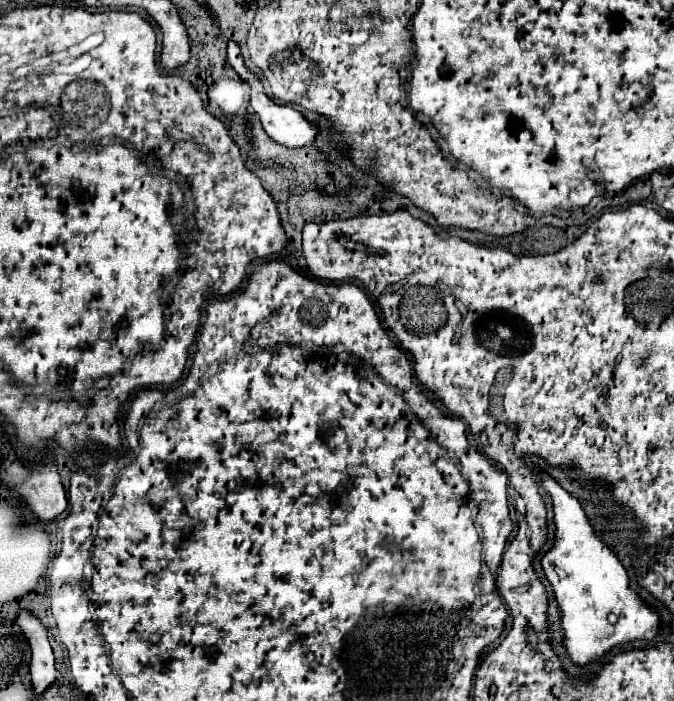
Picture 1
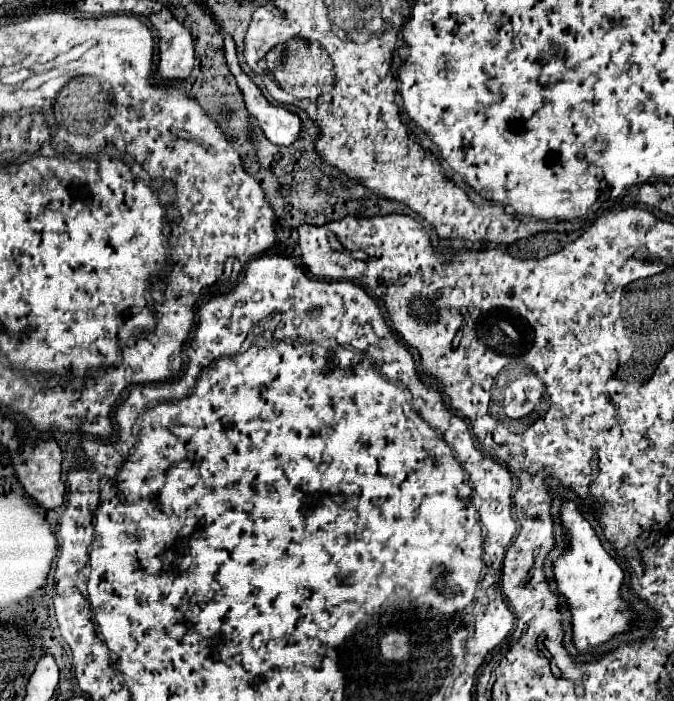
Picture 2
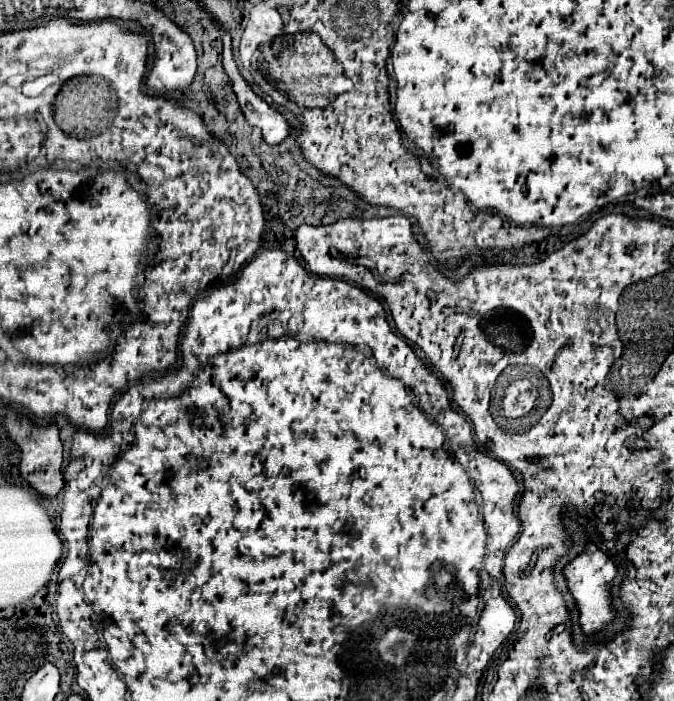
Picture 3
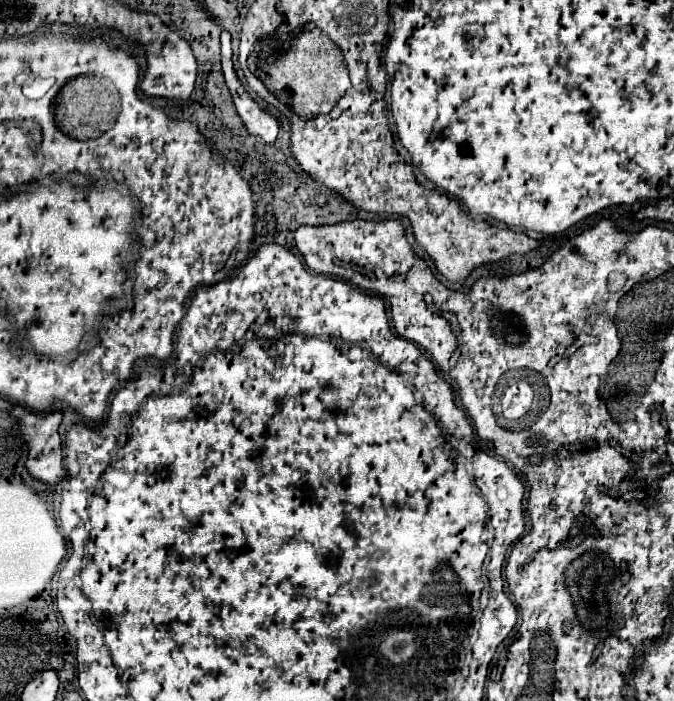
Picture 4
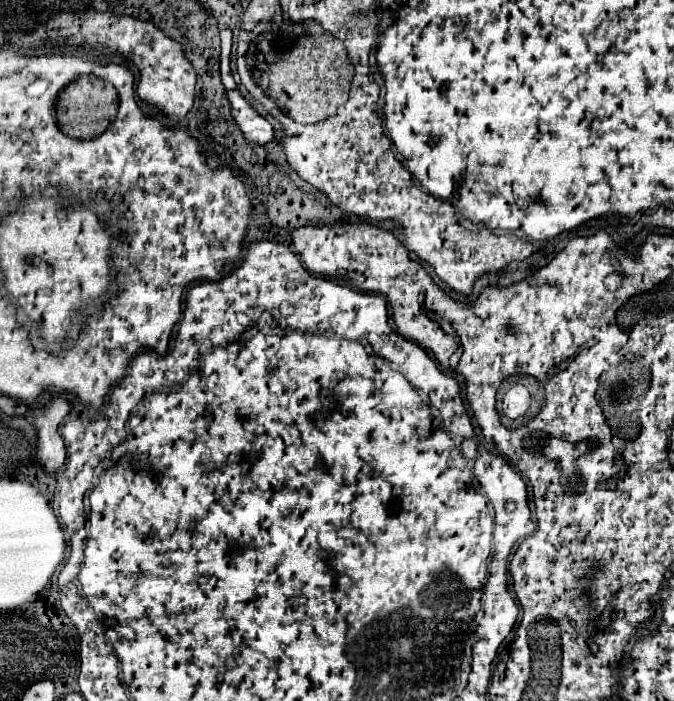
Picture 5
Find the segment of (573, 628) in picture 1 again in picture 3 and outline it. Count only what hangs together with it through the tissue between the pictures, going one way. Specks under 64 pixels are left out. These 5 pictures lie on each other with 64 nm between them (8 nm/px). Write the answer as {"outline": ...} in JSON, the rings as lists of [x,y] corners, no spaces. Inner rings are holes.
{"outline":[[[590,544],[584,554],[580,554],[574,562],[570,562],[564,568],[564,576],[568,580],[568,588],[578,604],[580,626],[582,626],[584,634],[594,634],[594,632],[602,630],[614,618],[614,610],[610,606],[610,592],[608,592],[610,580],[616,576],[616,566],[612,564],[612,560],[602,550],[598,550],[594,544]]]}

